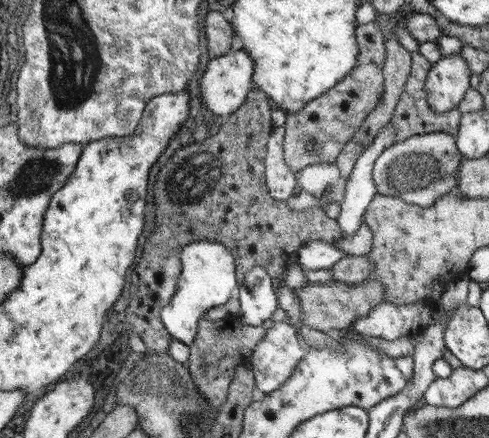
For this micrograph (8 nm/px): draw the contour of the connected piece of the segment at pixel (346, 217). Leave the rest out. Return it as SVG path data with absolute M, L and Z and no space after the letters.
M387 124L371 142L371 146L359 156L359 160L353 166L353 172L347 178L347 184L341 194L341 210L335 218L341 234L339 240L345 240L349 236L355 236L357 228L363 222L363 214L367 206L371 204L373 196L377 194L375 182L373 182L373 164L377 156L393 142L395 128L393 124Z

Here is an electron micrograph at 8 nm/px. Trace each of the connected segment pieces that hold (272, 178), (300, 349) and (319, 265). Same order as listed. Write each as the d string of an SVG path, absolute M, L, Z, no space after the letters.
M271 128L271 134L267 138L267 150L265 154L265 180L269 194L273 200L287 202L289 198L297 196L297 182L295 174L289 170L283 158L283 128Z
M287 320L283 322L273 322L273 326L263 334L263 338L257 342L251 358L249 358L249 370L253 372L255 378L255 388L261 394L271 394L277 392L277 388L281 388L289 376L295 372L297 364L303 360L305 356L305 342L299 338L299 334L295 332L295 326L289 324Z
M309 240L297 250L297 264L303 270L323 270L337 264L341 258L349 258L335 248L335 244L325 244L323 240Z

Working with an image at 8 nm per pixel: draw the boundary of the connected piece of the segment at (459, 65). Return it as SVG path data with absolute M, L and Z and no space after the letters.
M461 52L443 56L429 70L429 80L425 84L431 108L435 112L447 112L451 108L459 108L459 102L471 88L469 86L471 76L473 72L467 60L461 58Z

